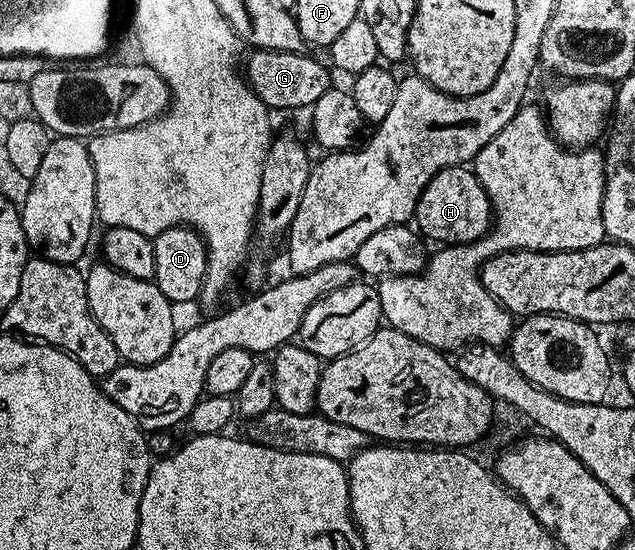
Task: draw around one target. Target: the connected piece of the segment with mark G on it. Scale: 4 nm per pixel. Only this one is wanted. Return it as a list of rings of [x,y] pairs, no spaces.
[[[258,48],[248,54],[249,61],[246,64],[244,61],[243,75],[249,89],[270,110],[276,110],[276,108],[312,109],[313,104],[319,102],[319,97],[327,94],[327,90],[334,87],[334,73],[328,67],[325,69],[315,57],[305,52],[276,52]]]

